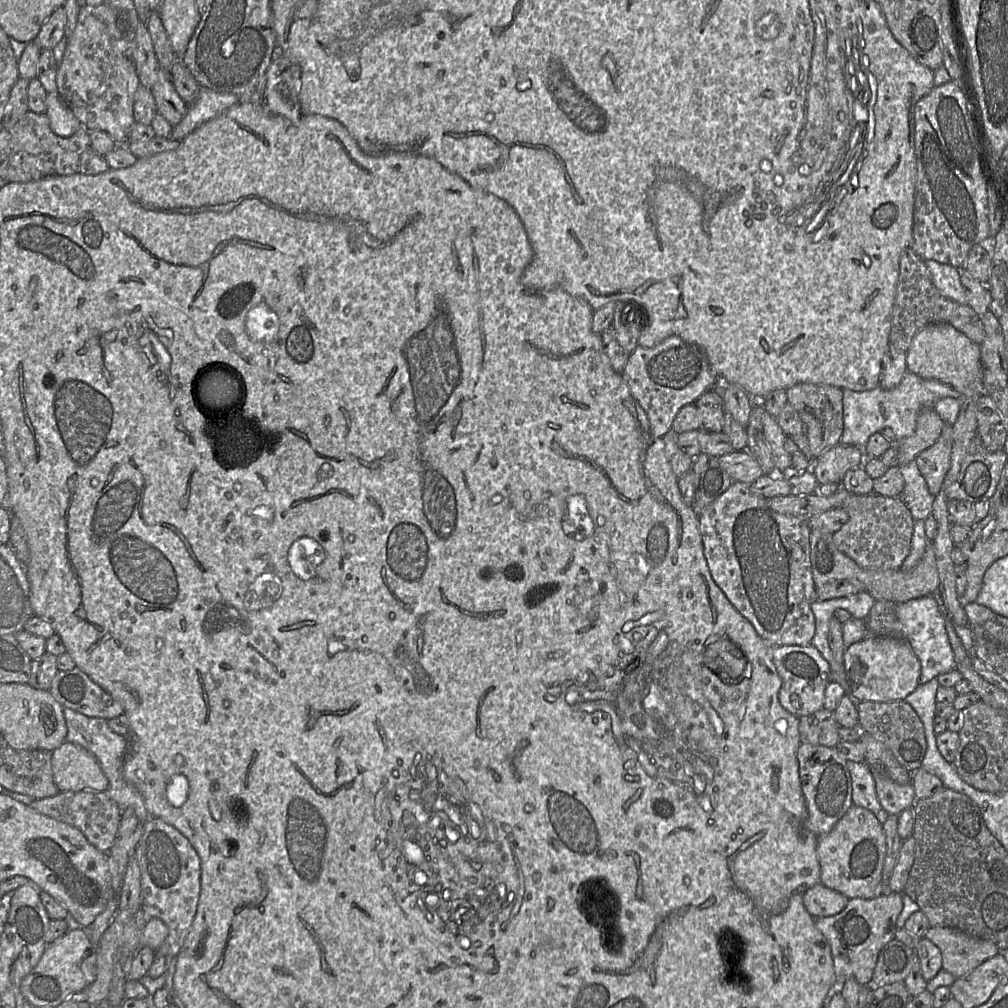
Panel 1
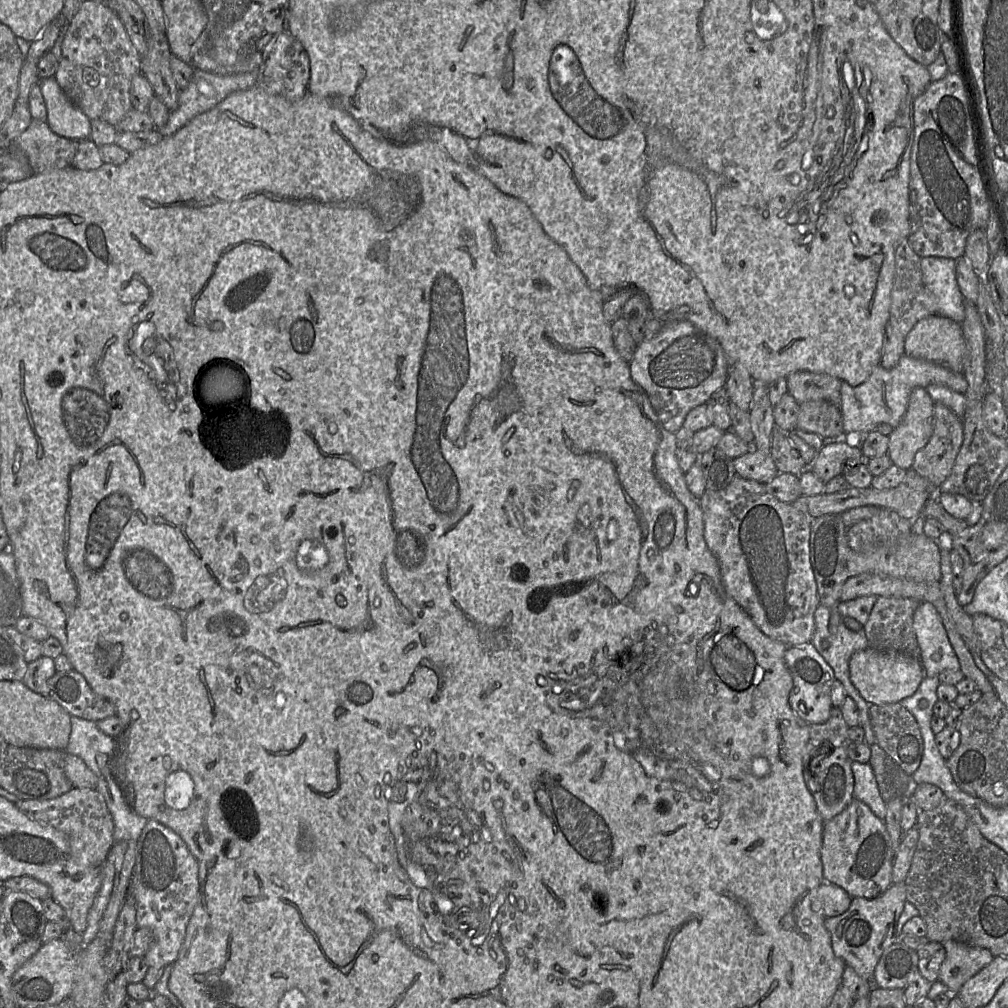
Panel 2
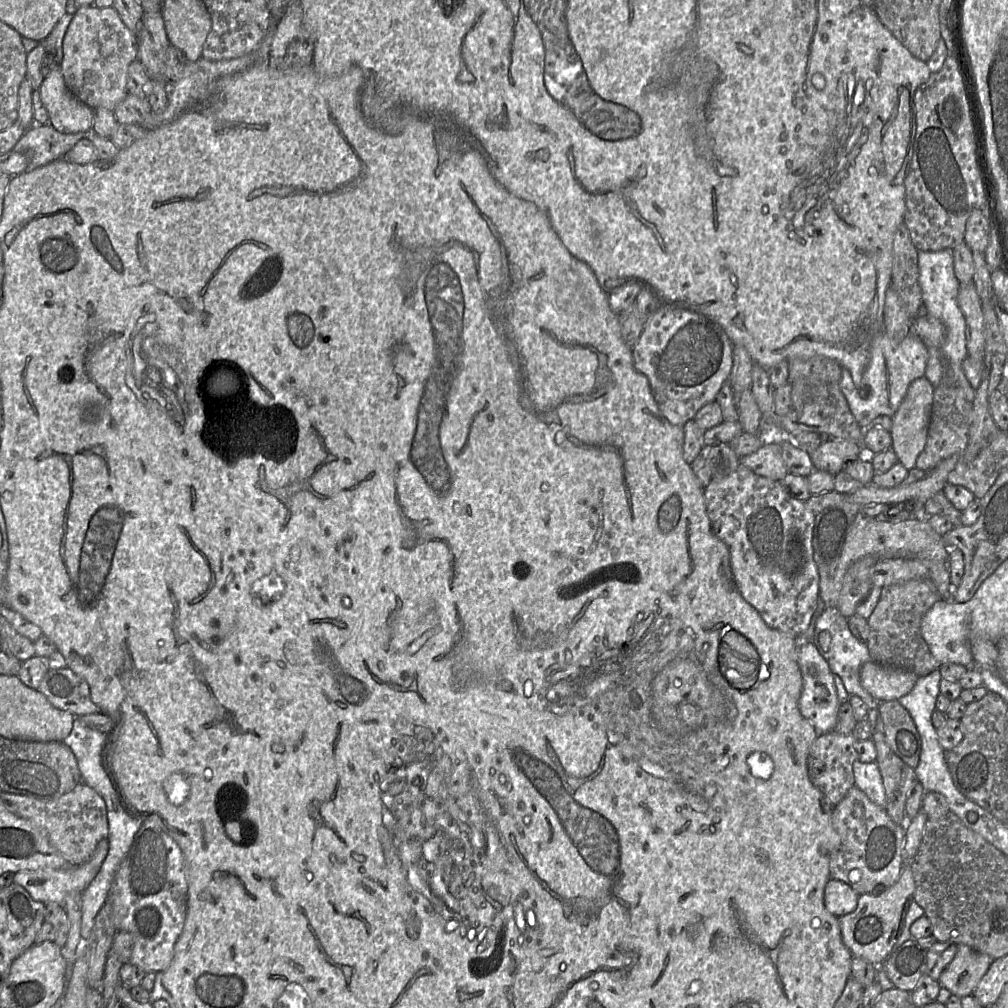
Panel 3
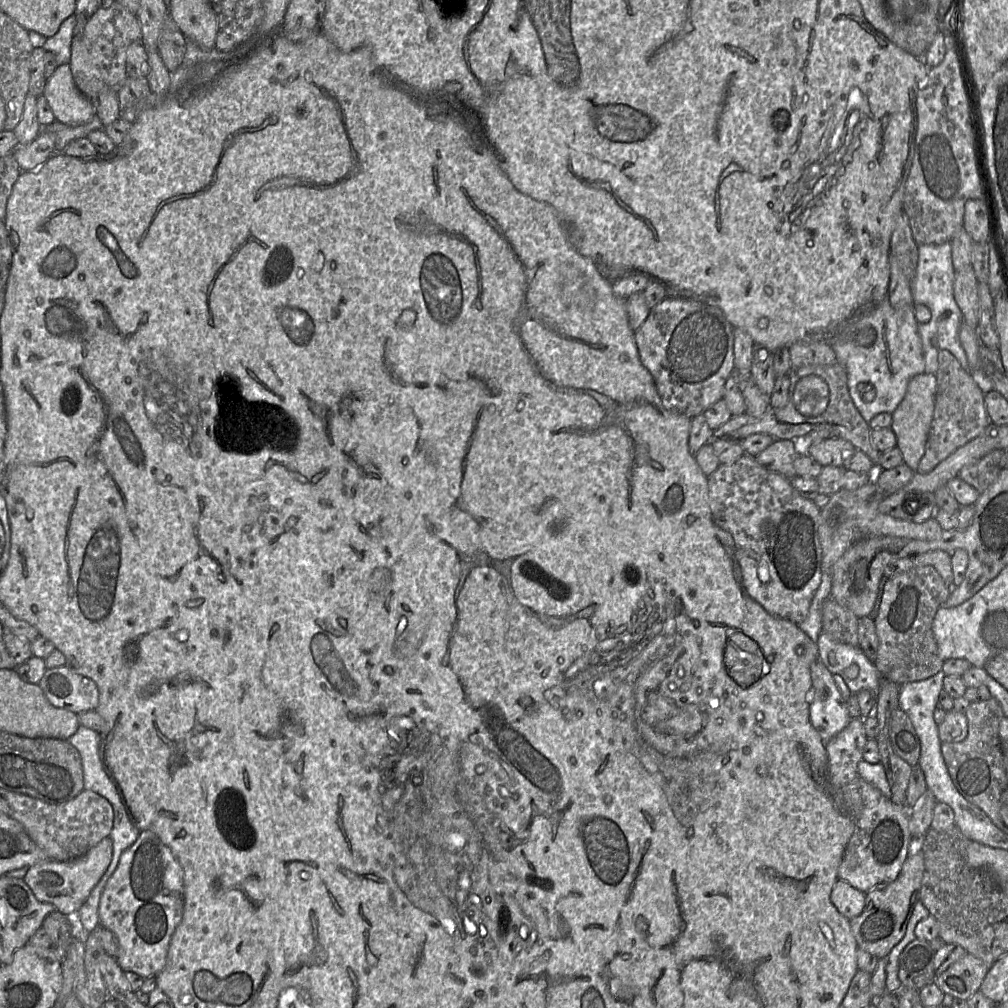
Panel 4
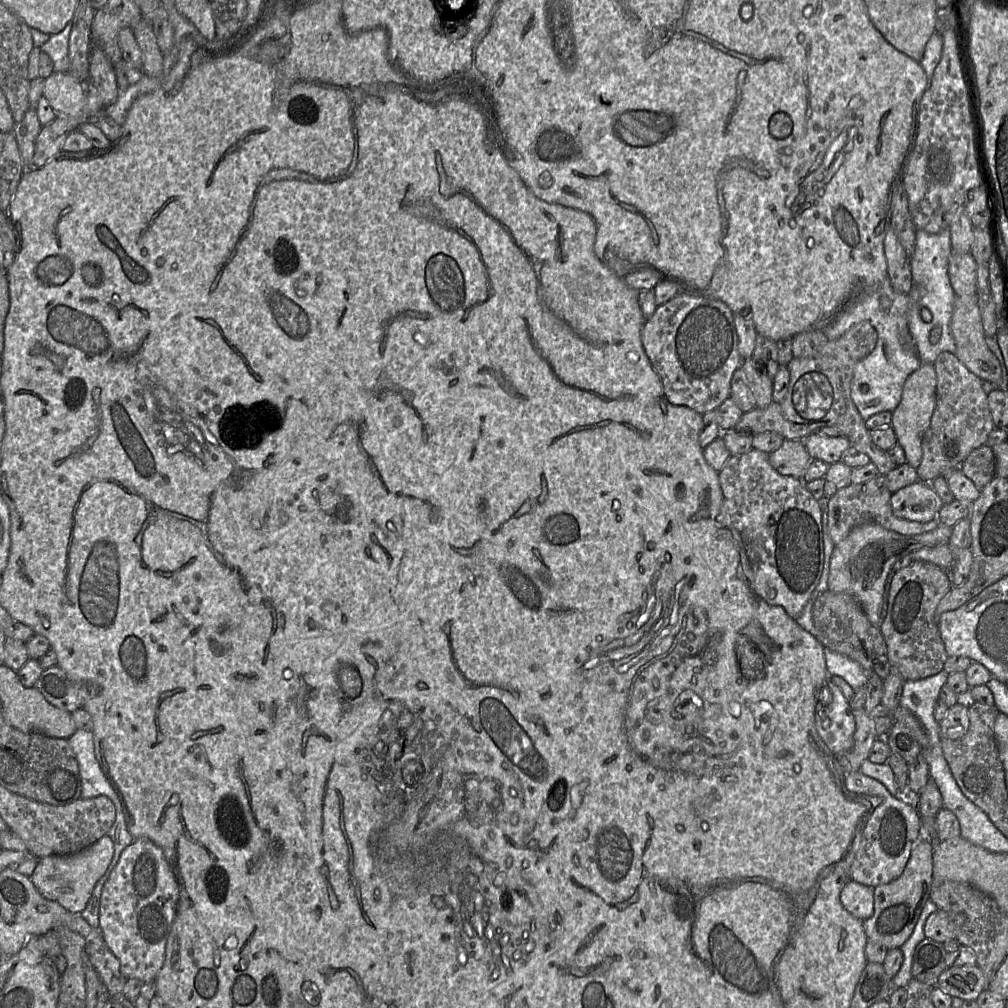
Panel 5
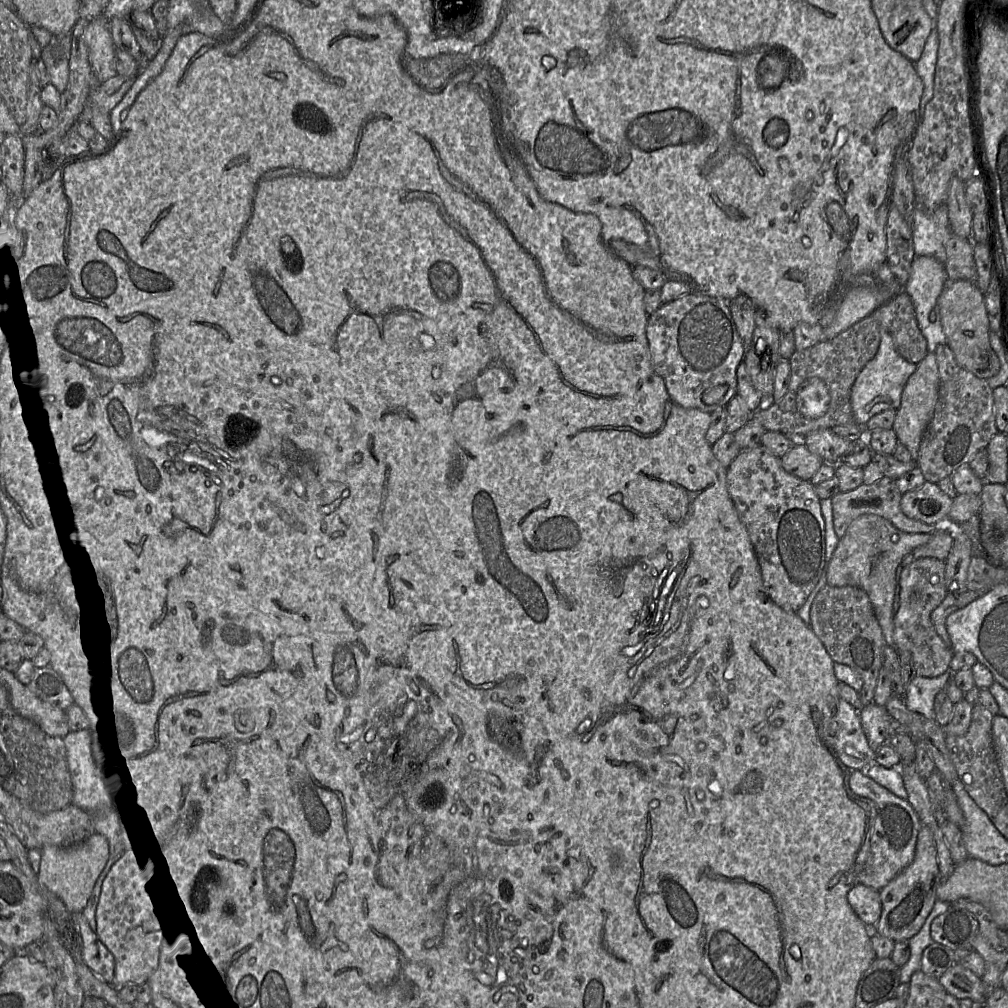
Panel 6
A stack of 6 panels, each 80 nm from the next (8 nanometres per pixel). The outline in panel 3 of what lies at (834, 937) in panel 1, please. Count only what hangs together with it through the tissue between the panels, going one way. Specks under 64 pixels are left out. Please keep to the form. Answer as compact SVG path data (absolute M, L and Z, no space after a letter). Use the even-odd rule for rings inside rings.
M906 863L901 875L892 886L879 894L862 894L858 898L856 909L839 918L842 940L853 957L862 958L877 966L887 958L897 943L897 939L905 927L905 918L913 900L915 881Z

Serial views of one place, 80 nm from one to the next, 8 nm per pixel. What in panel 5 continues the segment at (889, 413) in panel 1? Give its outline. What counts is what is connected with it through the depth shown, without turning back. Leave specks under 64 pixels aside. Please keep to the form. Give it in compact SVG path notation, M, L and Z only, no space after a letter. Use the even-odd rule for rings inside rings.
M887 277L876 290L866 291L852 304L848 301L843 310L822 328L827 340L840 338L852 326L863 321L869 321L877 331L878 339L874 350L855 365L851 382L851 398L864 421L882 411L893 412L901 401L906 379L921 365L916 351L905 349L901 344L901 336L910 333L908 305L908 294L897 292Z

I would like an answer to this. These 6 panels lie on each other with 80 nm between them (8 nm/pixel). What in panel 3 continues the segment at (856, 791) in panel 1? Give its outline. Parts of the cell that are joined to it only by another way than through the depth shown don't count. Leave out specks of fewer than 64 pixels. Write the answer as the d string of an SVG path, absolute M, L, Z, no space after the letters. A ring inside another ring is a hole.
M856 760L853 764L855 784L875 804L886 808L886 794L879 766L876 762L863 763Z

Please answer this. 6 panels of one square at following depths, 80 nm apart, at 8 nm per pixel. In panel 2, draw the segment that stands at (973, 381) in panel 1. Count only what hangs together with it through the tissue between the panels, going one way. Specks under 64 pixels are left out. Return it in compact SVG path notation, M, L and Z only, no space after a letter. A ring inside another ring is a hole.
M934 314L921 319L905 339L905 354L947 366L962 373L966 365L967 345L962 325Z

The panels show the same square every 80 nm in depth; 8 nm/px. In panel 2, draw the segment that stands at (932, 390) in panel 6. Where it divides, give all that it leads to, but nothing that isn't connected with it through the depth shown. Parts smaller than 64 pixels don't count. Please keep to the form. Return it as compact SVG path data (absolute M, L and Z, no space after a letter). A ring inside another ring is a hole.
M916 387L900 424L889 436L888 456L904 470L913 469L916 453L924 448L933 433L934 402L926 388Z

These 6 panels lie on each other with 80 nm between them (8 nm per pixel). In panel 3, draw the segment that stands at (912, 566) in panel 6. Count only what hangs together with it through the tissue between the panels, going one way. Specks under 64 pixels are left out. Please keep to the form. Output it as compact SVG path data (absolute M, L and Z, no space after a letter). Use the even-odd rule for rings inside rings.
M928 578L912 579L906 582L888 585L882 588L879 601L867 619L870 628L867 646L874 662L908 670L918 677L923 677L938 669L938 662L921 634L921 621L926 612L942 597L934 583Z

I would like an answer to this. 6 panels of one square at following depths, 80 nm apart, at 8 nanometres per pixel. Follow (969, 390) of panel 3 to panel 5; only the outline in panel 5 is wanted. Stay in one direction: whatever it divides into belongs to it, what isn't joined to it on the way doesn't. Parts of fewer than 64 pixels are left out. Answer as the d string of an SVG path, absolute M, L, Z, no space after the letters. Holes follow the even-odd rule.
M950 228L940 233L931 234L916 230L915 250L911 257L912 288L908 293L909 305L907 311L908 329L913 336L917 354L921 363L933 363L943 351L956 353L956 344L951 331L951 318L954 312L955 292L950 283L948 268L952 251ZM927 307L932 313L932 320L924 322L921 318L921 308ZM934 327L941 329L941 337L937 344L931 344L929 337Z

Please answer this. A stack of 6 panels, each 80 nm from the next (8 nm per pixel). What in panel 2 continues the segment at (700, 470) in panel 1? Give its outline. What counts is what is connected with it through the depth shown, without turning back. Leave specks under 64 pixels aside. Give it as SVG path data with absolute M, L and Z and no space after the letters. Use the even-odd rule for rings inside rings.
M716 447L699 455L698 463L703 470L705 490L718 491L725 488L736 474L733 459Z

